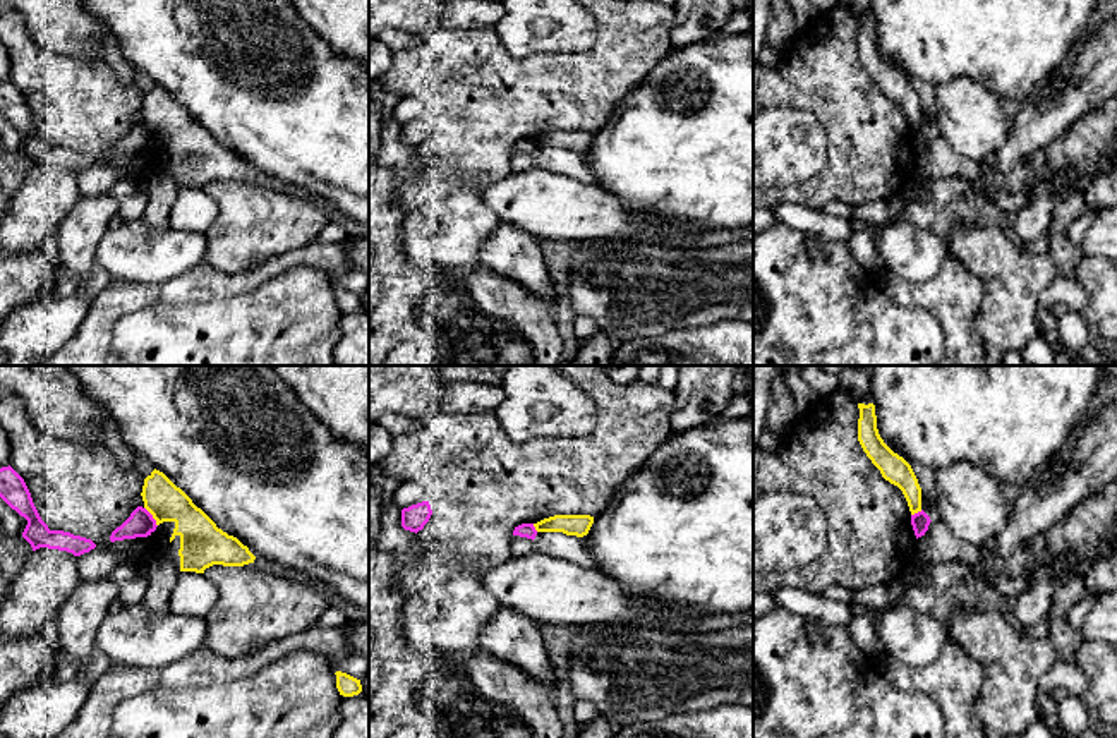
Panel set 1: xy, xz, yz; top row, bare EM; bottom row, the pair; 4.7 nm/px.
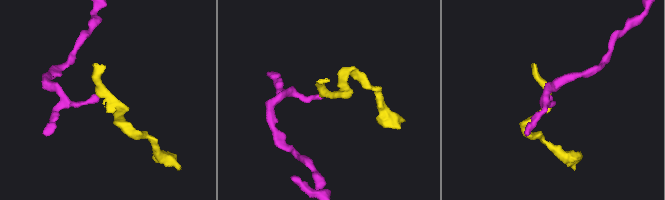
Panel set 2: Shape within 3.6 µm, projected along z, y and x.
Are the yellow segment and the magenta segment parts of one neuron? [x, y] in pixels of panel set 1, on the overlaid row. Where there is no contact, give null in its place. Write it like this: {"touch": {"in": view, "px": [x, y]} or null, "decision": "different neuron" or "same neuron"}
{"touch": {"in": "xy", "px": [153, 517]}, "decision": "different neuron"}

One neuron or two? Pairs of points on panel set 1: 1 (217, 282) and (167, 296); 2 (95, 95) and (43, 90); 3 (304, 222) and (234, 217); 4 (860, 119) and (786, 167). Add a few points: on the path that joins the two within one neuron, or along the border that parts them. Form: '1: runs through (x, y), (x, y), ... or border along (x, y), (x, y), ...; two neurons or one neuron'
1: runs through (205, 284), (179, 290); one neuron
2: runs through (83, 95), (67, 95), (55, 90); one neuron
3: runs through (287, 222), (254, 222), (251, 218); one neuron
4: border along (802, 108), (827, 138), (827, 163), (812, 177); two neurons

